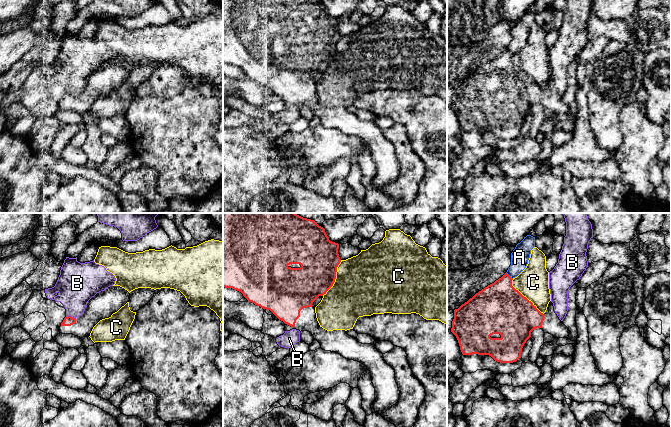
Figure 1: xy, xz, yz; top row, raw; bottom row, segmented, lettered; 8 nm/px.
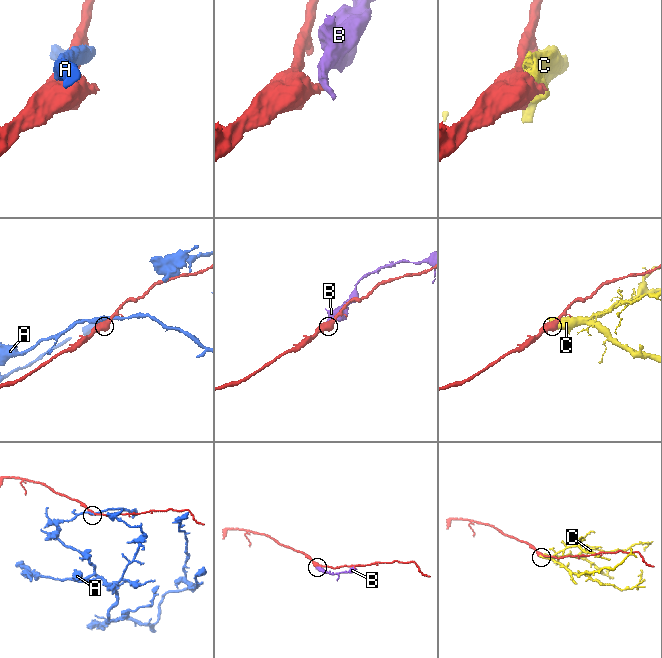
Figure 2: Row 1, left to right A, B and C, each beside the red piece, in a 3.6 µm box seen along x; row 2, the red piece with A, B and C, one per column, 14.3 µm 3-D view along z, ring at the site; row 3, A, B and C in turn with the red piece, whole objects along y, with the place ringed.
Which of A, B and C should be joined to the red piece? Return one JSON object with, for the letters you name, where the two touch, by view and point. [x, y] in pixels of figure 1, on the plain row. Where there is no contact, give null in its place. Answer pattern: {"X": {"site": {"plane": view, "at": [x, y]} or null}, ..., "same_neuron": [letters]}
{"same_neuron": []}

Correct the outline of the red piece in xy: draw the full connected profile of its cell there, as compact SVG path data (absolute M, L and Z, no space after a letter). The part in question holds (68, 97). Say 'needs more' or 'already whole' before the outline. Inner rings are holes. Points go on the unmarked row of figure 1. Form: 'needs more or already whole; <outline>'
needs more; M110 62L97 69L86 81L81 92L65 93L59 107L80 114L89 113L93 103L102 95L109 94L130 76L130 69L120 62Z

